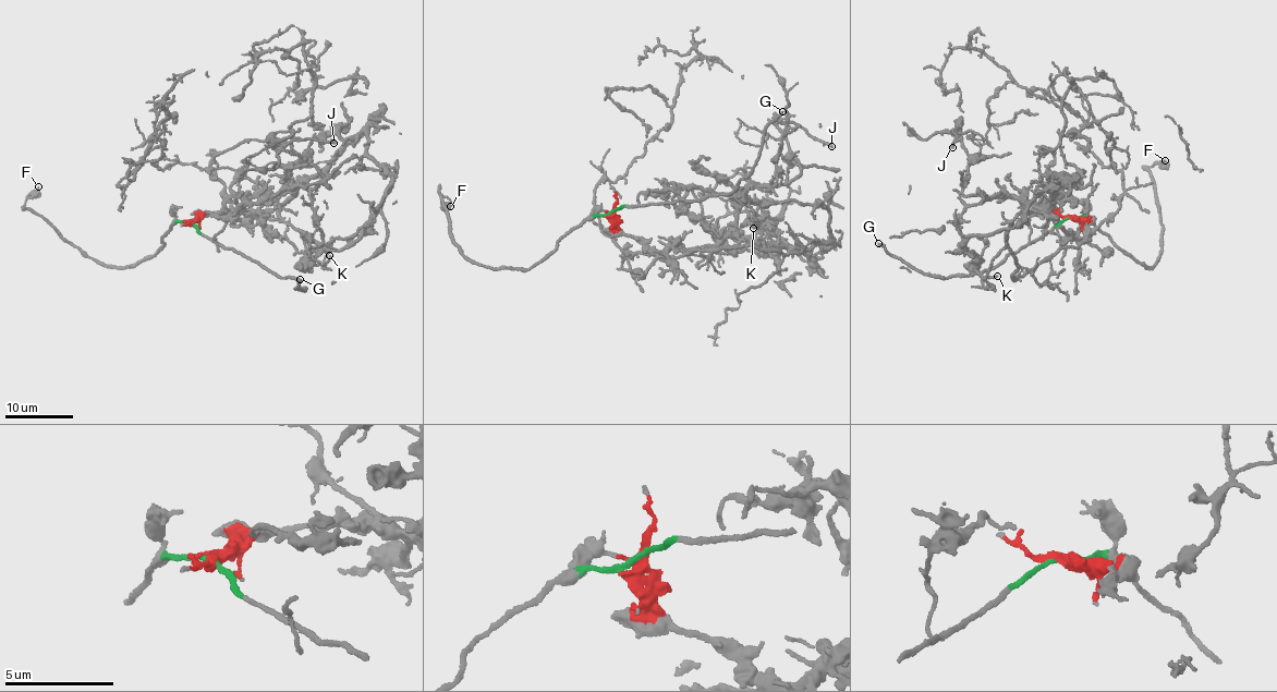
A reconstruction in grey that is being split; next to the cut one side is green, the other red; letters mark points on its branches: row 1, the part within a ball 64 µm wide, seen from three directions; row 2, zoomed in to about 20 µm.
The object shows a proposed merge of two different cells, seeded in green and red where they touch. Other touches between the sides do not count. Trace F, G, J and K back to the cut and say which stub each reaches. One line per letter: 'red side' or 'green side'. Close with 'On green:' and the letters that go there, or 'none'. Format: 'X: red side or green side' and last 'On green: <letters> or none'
F: green side
G: green side
J: red side
K: red side
On green: F, G

